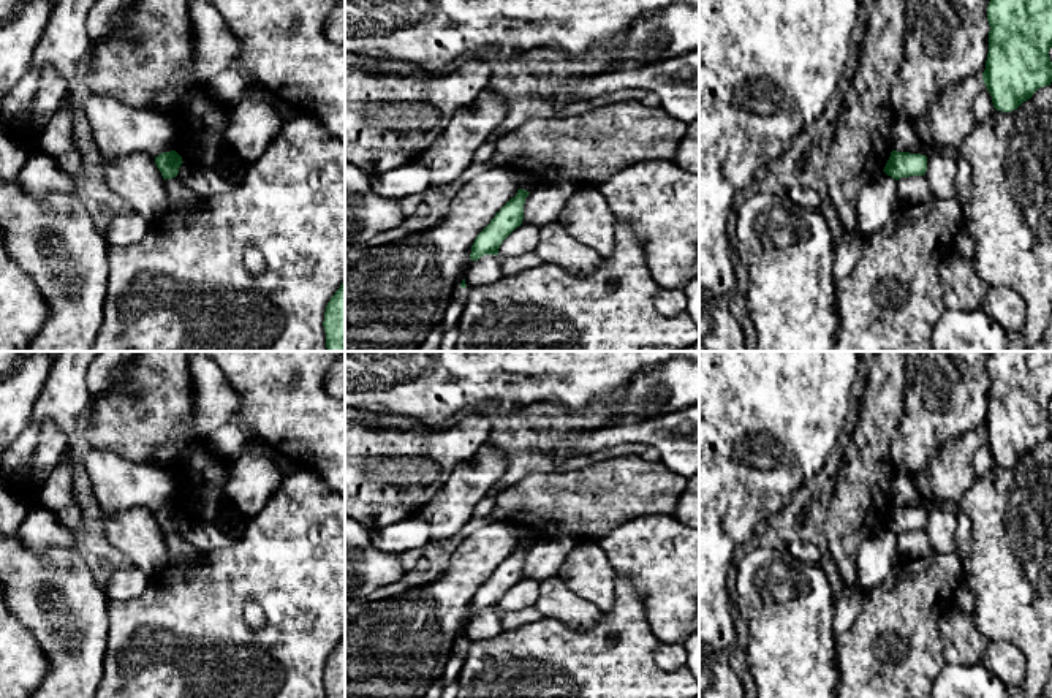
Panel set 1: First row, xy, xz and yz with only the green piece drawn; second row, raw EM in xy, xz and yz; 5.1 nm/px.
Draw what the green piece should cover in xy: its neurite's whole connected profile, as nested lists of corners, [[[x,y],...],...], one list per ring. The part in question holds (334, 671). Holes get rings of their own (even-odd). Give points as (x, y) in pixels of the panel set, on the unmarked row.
[[[345,636],[327,657],[323,681],[326,698],[345,698]]]

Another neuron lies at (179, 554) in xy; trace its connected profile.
[[[177,532],[163,537],[165,565],[177,570],[190,570],[198,565],[201,554]]]

